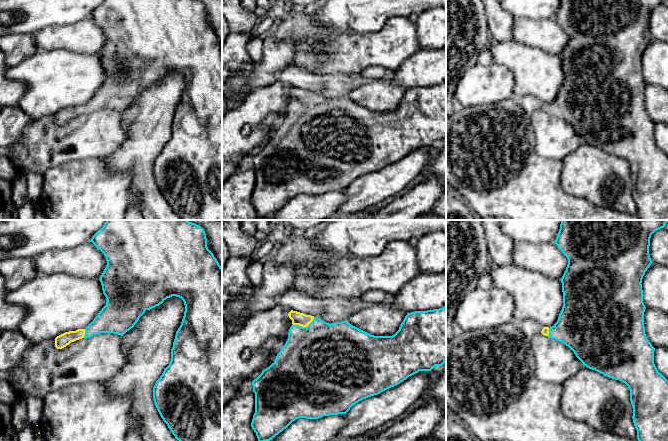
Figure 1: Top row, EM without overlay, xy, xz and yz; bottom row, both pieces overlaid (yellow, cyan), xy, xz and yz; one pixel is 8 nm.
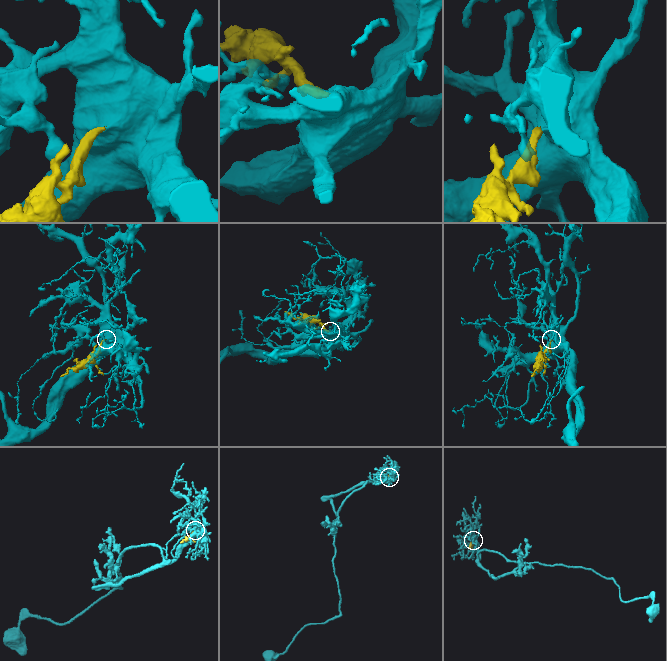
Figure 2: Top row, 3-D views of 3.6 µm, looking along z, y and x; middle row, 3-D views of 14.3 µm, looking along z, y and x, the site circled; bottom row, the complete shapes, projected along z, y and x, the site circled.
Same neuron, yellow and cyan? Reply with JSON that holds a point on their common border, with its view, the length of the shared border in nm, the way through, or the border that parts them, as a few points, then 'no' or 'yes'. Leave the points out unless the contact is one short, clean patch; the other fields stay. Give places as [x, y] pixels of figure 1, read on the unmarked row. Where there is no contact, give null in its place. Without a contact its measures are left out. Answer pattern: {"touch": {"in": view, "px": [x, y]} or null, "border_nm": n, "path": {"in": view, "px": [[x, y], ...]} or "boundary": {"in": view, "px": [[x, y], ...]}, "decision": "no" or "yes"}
{"touch": {"in": "xz", "px": [304, 102]}, "border_nm": 190, "path": {"in": "xz", "px": [[301, 95], [304, 102], [311, 117], [312, 132]]}, "decision": "yes"}

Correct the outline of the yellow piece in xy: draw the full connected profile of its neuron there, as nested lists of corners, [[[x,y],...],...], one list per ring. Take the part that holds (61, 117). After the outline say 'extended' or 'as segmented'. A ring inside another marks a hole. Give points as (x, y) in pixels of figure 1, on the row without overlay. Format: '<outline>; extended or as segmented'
[[[104,0],[93,11],[90,18],[106,33],[107,41],[99,56],[107,78],[85,105],[65,108],[57,112],[55,114],[55,123],[62,125],[71,118],[82,114],[90,114],[99,109],[113,109],[123,112],[134,103],[146,86],[159,82],[167,74],[172,72],[181,74],[185,81],[184,92],[175,111],[171,125],[171,137],[153,163],[153,176],[161,194],[167,200],[175,214],[182,220],[222,220],[222,43],[207,23],[207,14],[204,5],[197,0]]]; extended

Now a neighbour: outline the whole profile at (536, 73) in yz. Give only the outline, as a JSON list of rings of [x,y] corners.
[[[514,40],[491,41],[488,48],[493,63],[505,66],[513,73],[515,98],[532,95],[543,103],[554,102],[563,83],[560,55],[547,54]]]

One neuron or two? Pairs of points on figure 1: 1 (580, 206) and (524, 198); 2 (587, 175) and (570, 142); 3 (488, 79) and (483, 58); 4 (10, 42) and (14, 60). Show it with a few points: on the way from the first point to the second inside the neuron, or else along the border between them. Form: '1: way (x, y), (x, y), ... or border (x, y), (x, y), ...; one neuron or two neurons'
1: way (566, 206), (538, 205); one neuron
2: border (582, 140), (561, 161); two neurons
3: border (492, 61), (486, 65), (476, 63); two neurons
4: way (13, 46), (14, 56); one neuron

